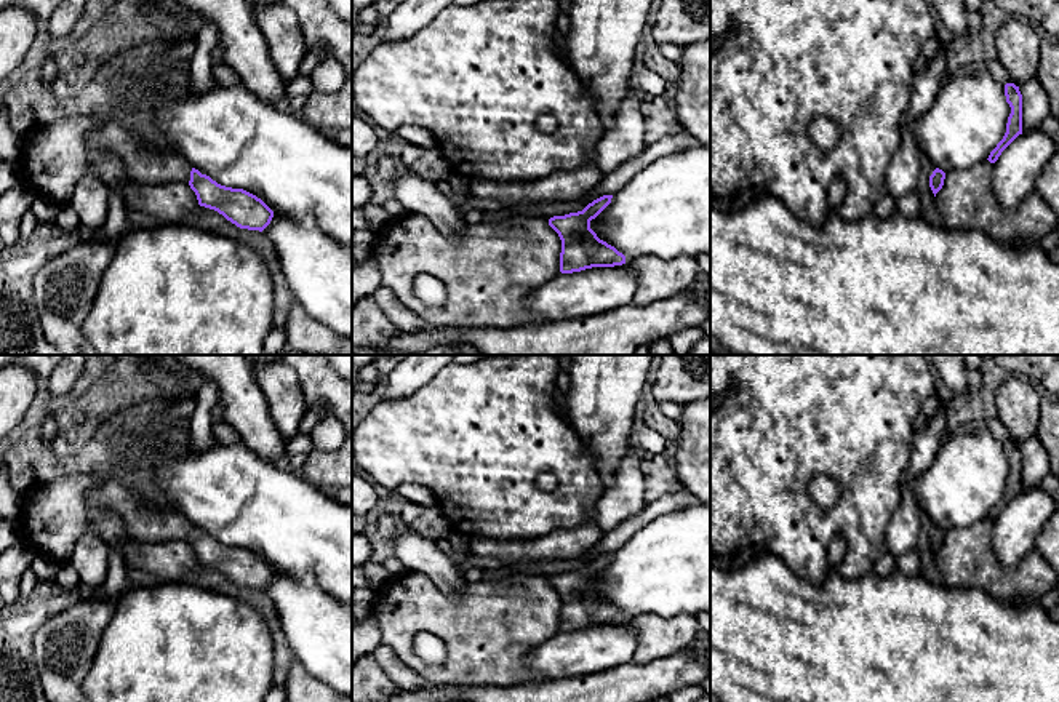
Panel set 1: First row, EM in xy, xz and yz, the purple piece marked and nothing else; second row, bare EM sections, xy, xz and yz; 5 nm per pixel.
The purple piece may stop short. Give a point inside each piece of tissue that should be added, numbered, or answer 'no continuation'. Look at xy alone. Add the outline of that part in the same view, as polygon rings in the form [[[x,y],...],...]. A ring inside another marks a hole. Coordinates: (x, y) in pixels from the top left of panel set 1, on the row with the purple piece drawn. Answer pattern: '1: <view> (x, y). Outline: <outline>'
1: xy (144, 163). Outline: [[[110,118],[102,128],[86,134],[91,149],[115,152],[131,181],[165,184],[190,181],[192,165],[178,154],[163,154],[149,136],[126,130],[120,118]]]

